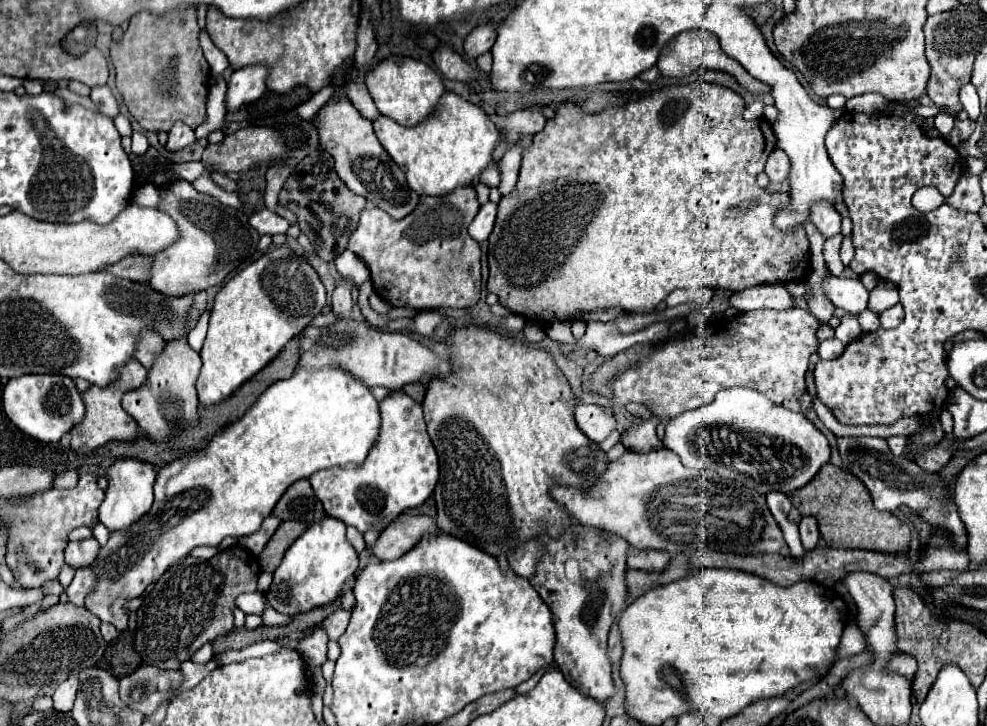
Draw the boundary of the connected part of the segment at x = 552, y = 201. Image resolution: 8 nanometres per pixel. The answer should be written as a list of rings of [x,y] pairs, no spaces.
[[[693,82],[685,86],[667,86],[645,96],[633,92],[631,100],[615,106],[607,106],[599,114],[587,114],[581,110],[579,102],[567,100],[559,102],[555,116],[547,120],[545,128],[533,136],[529,148],[525,148],[519,168],[519,180],[513,192],[499,200],[499,212],[495,220],[495,228],[489,236],[489,280],[487,290],[499,296],[499,302],[507,306],[511,312],[531,318],[543,330],[555,320],[567,320],[577,316],[583,310],[609,308],[619,306],[629,312],[651,312],[659,302],[667,298],[675,288],[727,288],[731,292],[745,290],[757,284],[785,284],[787,280],[805,278],[809,264],[805,264],[805,256],[809,250],[809,242],[805,234],[779,234],[771,226],[771,214],[775,214],[775,206],[787,202],[787,194],[783,192],[765,192],[757,186],[757,174],[763,170],[767,156],[775,150],[777,138],[773,134],[771,124],[765,118],[743,120],[743,98],[731,88],[709,84],[709,82]]]

